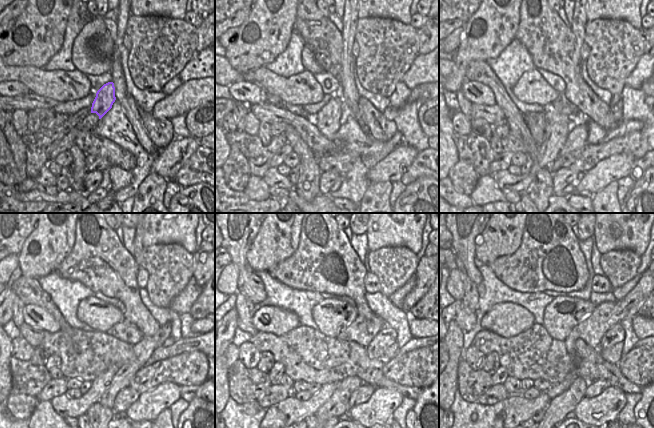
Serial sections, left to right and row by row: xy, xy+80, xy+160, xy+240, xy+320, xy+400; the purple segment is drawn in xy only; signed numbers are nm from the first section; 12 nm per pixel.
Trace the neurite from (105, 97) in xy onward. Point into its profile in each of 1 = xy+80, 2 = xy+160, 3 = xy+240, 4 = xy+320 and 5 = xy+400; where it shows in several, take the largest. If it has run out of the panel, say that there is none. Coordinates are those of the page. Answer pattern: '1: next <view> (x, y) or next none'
1: next xy+80 (328, 118)
2: next xy+160 (558, 126)
3: next xy+240 (100, 384)
4: next xy+320 (310, 407)
5: next xy+400 (522, 409)

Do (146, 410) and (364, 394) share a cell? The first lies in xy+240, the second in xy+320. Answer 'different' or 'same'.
different

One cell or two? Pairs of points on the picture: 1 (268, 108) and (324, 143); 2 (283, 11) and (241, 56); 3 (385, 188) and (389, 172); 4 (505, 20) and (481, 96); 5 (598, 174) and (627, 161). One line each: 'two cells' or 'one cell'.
1: one cell
2: one cell
3: two cells
4: two cells
5: one cell

